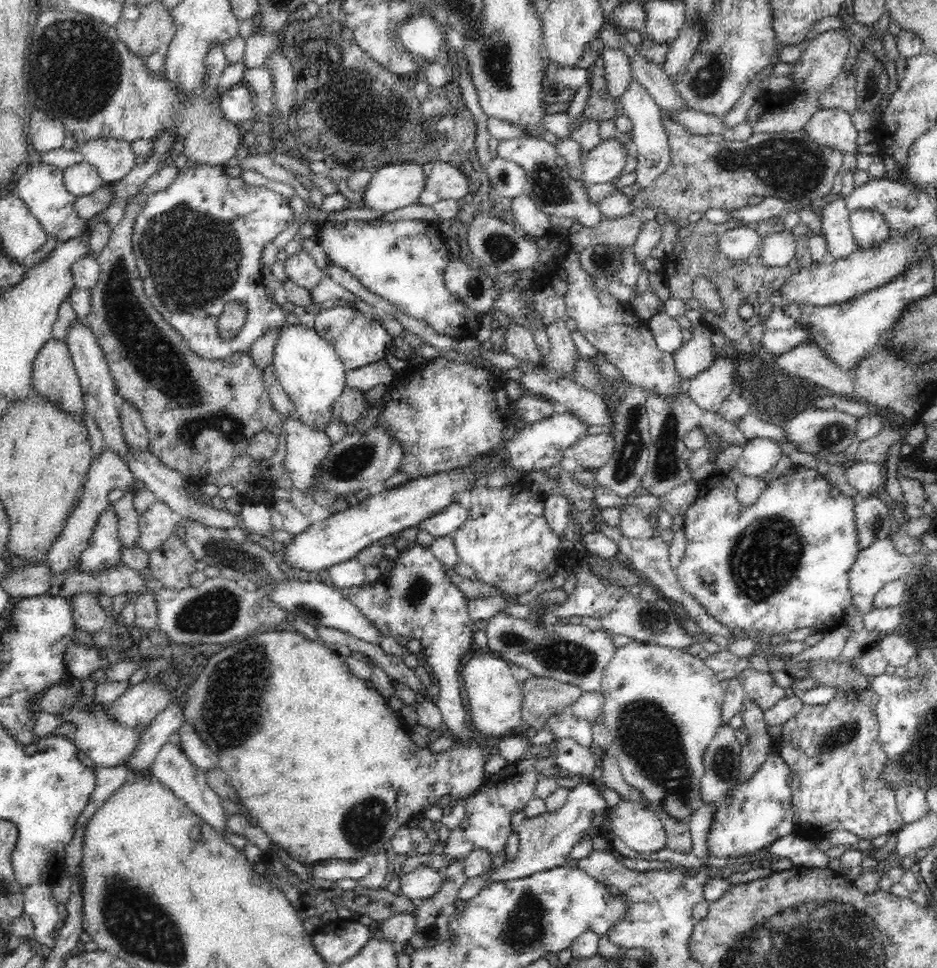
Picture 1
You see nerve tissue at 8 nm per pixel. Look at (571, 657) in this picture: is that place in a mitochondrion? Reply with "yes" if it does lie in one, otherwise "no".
yes

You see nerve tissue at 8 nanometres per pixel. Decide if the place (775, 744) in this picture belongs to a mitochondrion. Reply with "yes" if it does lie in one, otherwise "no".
no

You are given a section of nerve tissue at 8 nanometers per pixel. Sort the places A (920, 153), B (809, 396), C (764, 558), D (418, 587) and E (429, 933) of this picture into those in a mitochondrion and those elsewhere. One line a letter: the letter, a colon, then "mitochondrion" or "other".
A: other
B: other
C: mitochondrion
D: mitochondrion
E: other

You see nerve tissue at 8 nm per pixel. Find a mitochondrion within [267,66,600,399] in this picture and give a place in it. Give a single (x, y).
(550, 188)

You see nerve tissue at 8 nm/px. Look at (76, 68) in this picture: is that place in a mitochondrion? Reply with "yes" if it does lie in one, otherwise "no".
yes

